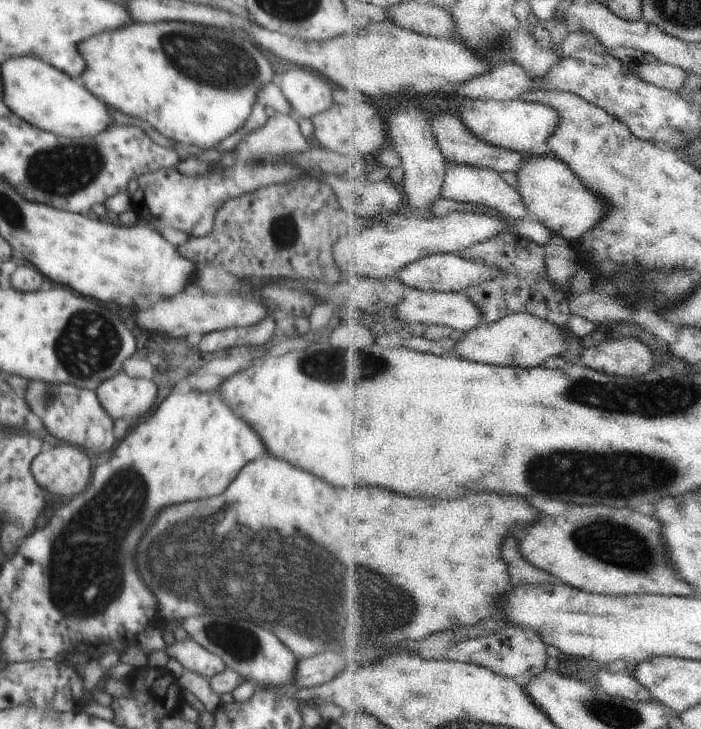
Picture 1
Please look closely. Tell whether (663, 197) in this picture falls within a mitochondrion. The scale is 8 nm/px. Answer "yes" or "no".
no

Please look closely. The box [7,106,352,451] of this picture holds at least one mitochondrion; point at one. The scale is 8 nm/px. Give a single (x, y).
(90, 341)

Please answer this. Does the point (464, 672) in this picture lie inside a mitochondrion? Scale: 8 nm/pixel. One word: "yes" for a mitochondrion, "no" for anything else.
no

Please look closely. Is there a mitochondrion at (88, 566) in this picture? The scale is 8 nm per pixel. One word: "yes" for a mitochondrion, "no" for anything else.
yes

